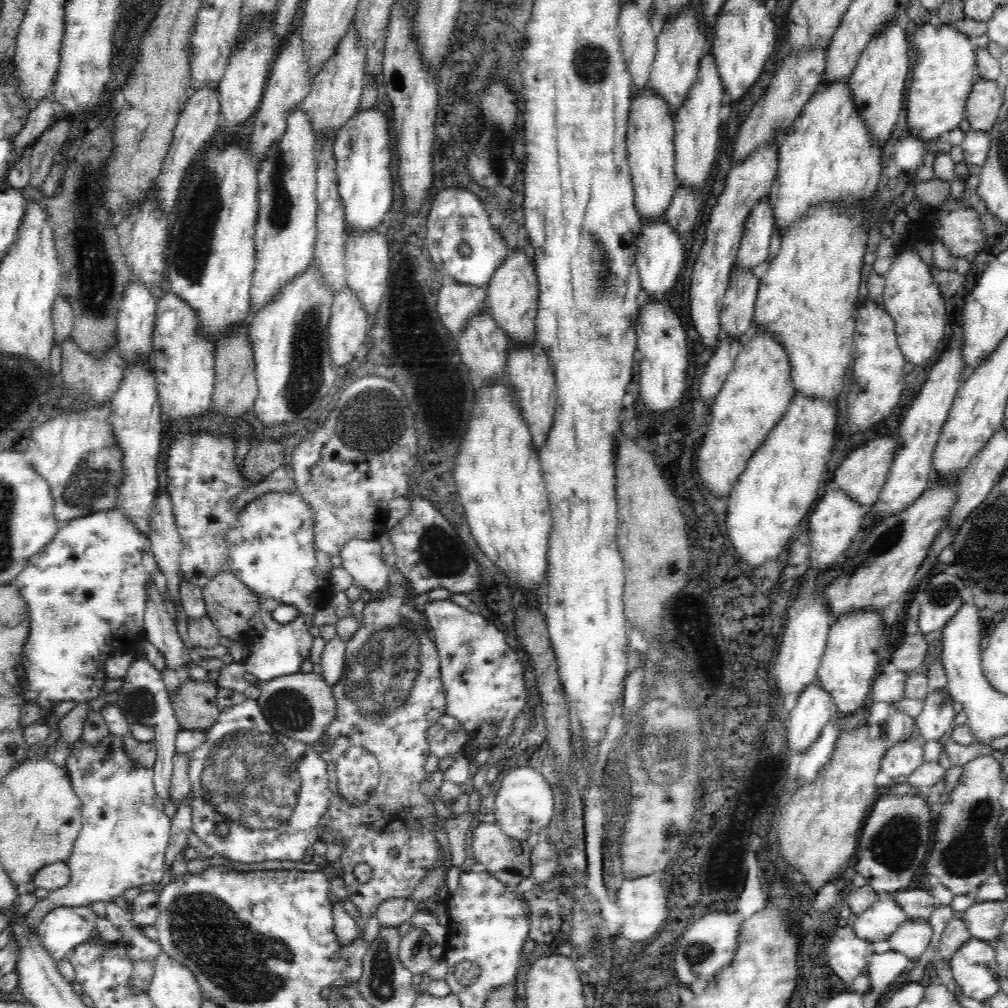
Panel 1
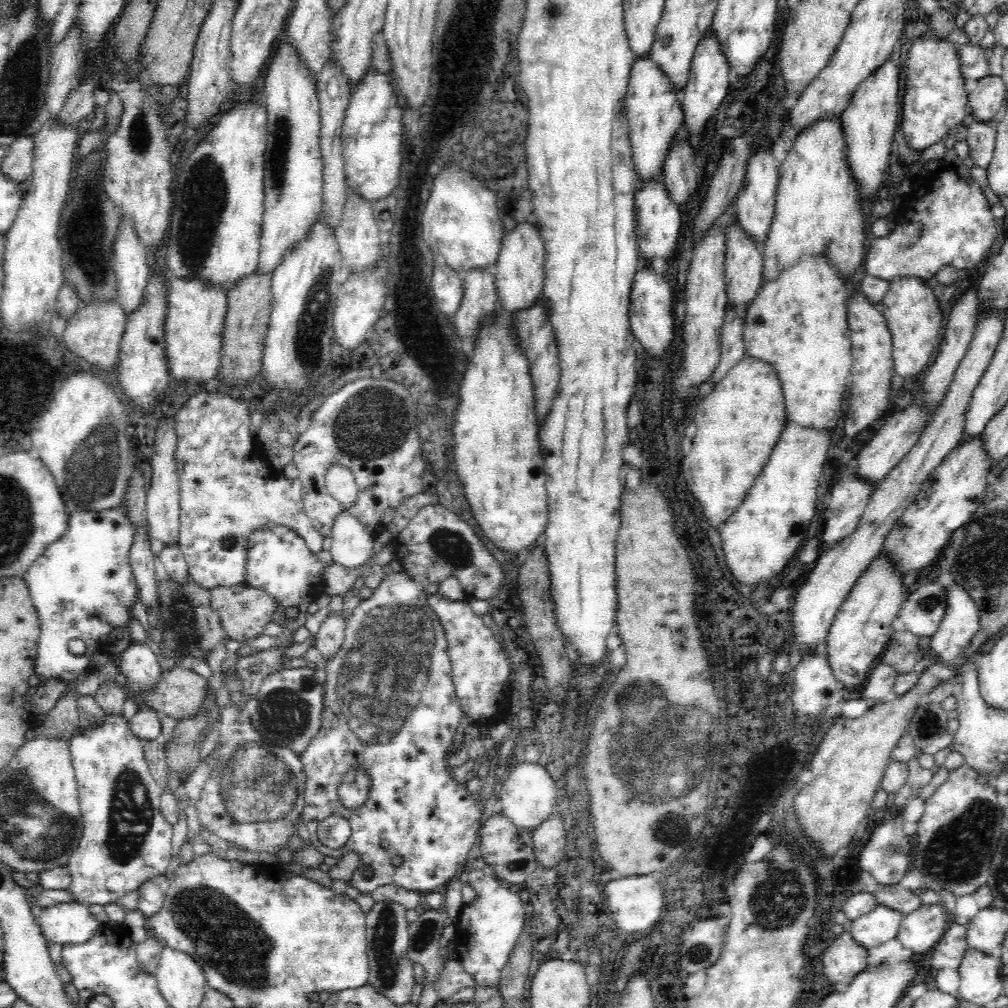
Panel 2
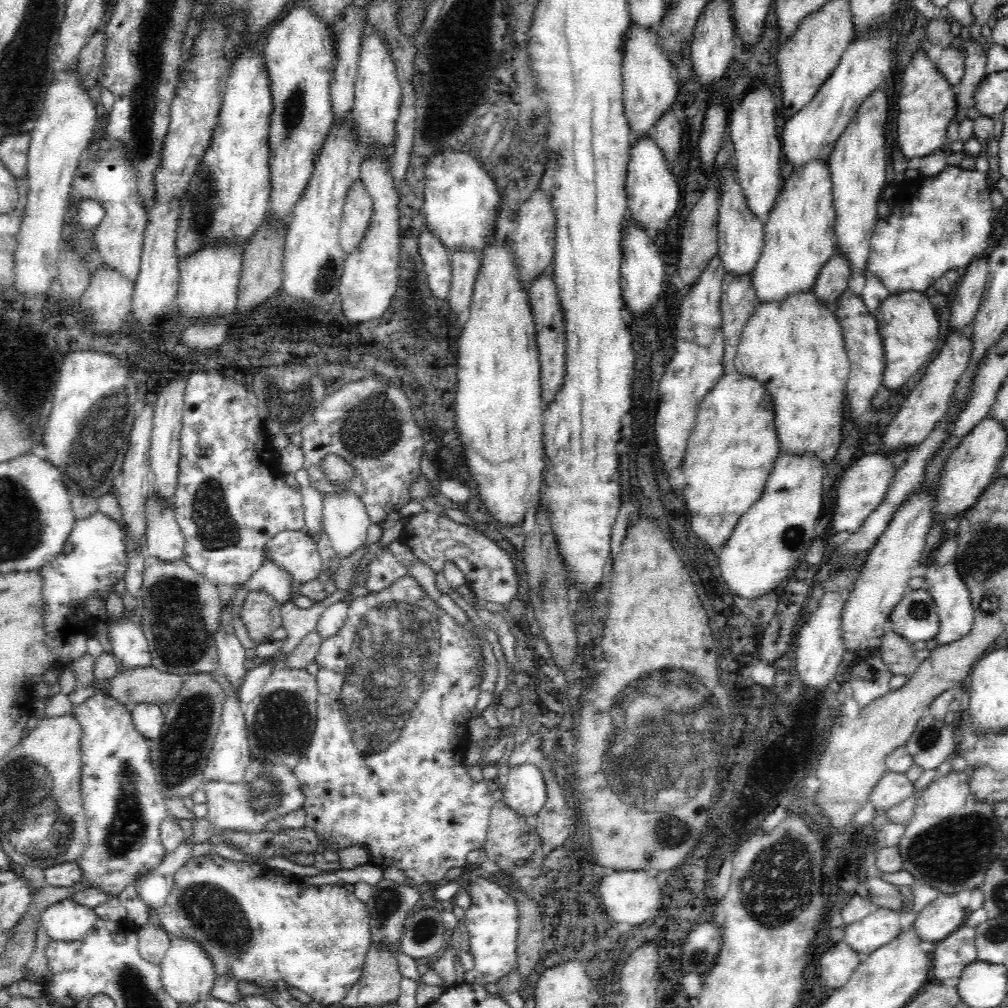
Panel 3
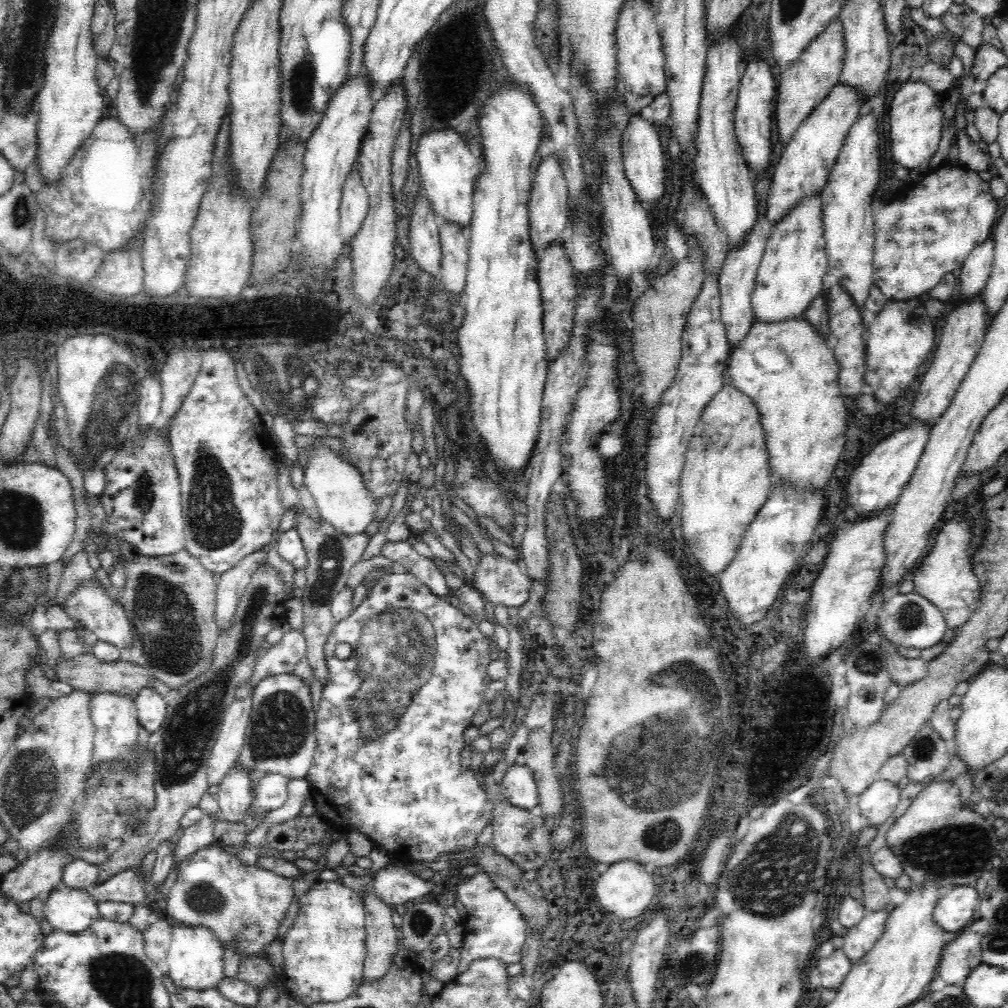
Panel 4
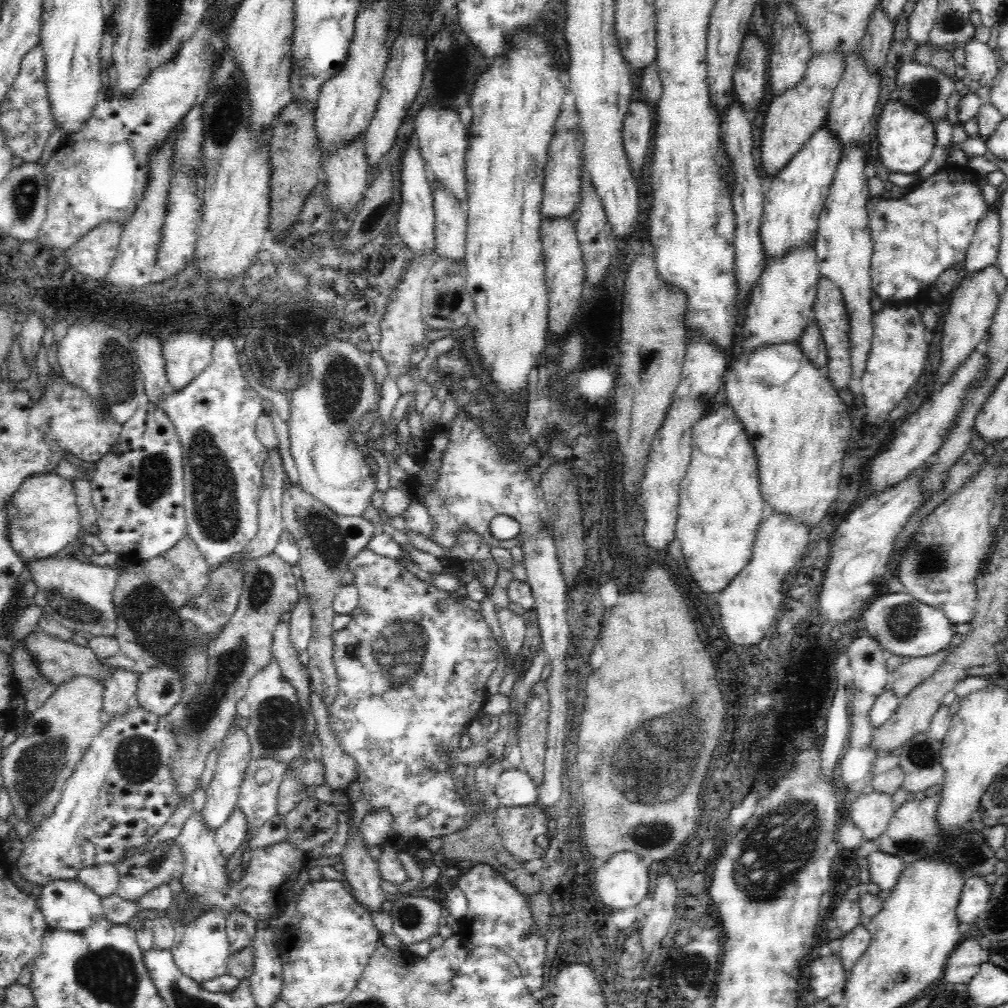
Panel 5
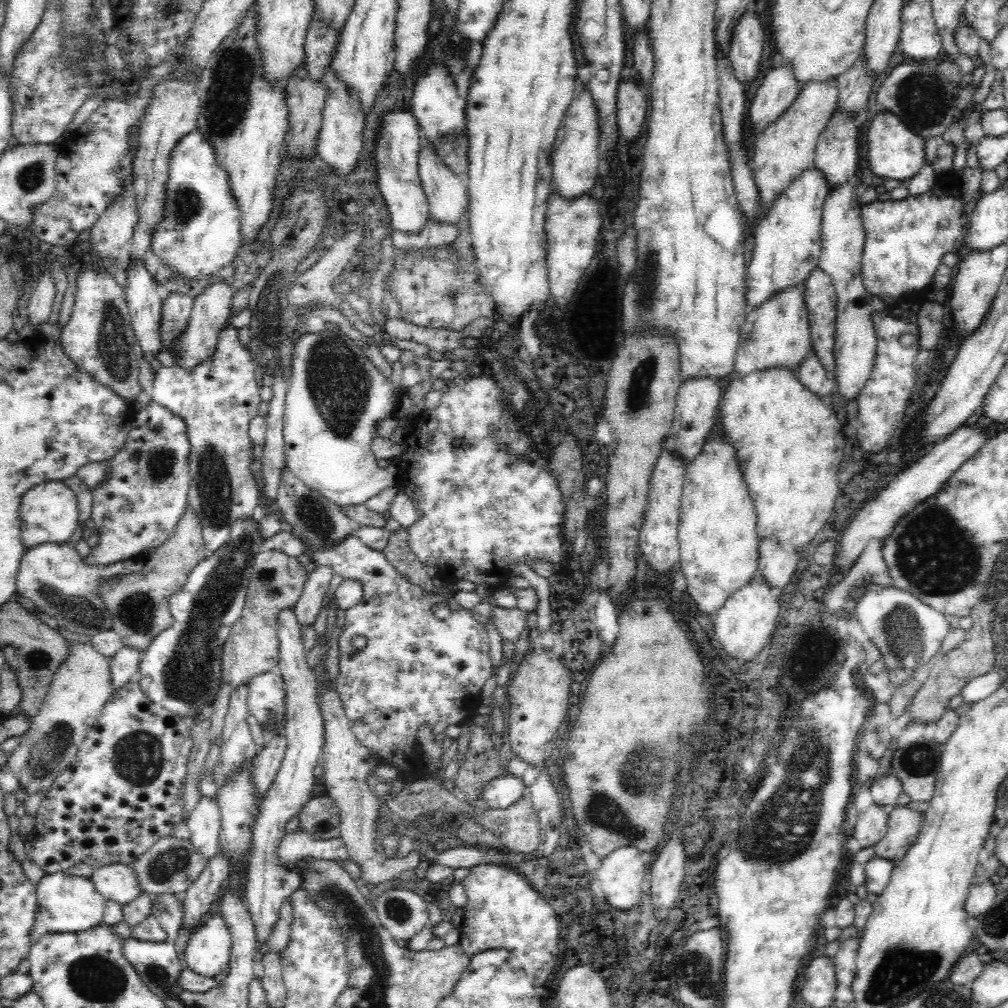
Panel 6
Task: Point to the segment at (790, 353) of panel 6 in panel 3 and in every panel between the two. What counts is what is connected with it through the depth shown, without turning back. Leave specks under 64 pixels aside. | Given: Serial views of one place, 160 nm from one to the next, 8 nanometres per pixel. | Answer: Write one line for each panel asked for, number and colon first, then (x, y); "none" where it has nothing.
3: (799, 254)
4: (789, 279)
5: (780, 311)

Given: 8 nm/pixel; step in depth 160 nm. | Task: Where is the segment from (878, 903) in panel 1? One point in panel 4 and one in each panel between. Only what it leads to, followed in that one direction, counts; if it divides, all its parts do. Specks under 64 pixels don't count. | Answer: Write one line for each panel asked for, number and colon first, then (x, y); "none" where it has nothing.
2: (881, 925)
3: (875, 930)
4: (858, 940)

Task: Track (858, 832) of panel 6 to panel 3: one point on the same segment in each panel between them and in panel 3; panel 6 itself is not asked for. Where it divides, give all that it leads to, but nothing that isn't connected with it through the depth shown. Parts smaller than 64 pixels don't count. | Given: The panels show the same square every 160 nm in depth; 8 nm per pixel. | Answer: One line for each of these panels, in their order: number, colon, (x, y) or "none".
3: (892, 788)
4: (877, 803)
5: (871, 812)

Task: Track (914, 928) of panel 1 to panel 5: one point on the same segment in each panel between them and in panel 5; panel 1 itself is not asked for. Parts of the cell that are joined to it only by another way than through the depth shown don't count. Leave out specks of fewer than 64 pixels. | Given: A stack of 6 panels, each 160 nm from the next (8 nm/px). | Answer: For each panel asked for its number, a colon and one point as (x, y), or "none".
2: (922, 929)
3: (944, 915)
4: (956, 910)
5: (975, 895)

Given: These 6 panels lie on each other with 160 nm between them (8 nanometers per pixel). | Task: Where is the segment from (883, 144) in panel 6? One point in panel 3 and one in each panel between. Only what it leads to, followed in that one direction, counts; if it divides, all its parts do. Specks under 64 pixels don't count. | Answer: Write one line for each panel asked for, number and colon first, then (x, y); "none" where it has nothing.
3: (926, 105)
4: (915, 114)
5: (905, 138)

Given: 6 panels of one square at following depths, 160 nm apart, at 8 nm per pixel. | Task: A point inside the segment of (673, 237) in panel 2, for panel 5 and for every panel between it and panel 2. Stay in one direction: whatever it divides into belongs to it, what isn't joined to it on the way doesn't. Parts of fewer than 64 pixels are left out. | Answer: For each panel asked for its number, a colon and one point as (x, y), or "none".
3: (652, 195)
4: (643, 159)
5: (636, 127)

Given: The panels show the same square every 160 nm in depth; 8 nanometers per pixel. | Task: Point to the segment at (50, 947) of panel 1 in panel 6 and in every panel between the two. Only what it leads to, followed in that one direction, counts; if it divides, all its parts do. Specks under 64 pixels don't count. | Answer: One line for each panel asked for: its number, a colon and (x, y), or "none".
2: (72, 923)
3: (65, 921)
4: (71, 910)
5: (69, 905)
6: (65, 903)

